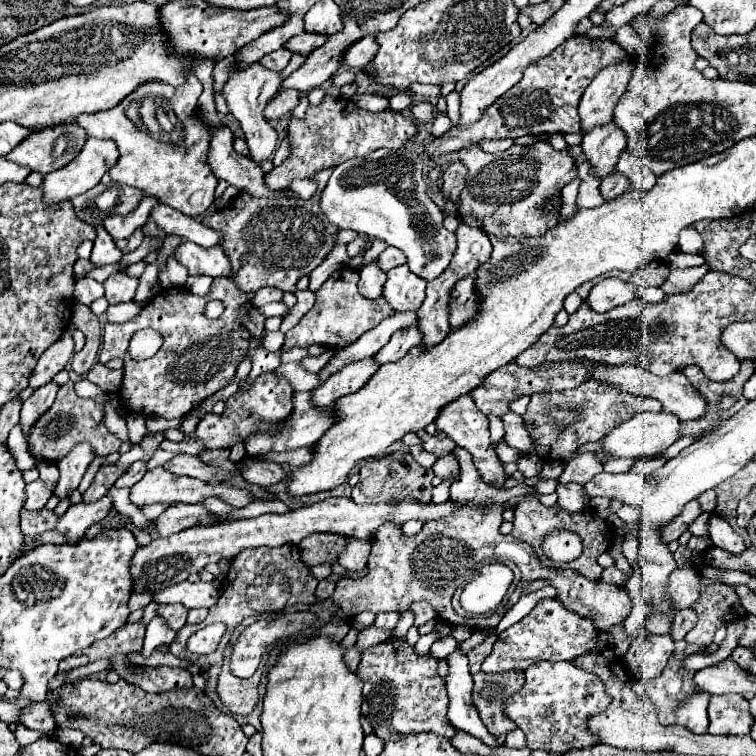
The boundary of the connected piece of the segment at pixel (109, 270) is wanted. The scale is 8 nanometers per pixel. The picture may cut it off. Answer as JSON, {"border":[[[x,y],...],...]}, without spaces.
{"border":[[[110,264],[102,267],[97,267],[91,270],[86,276],[97,280],[100,283],[103,283],[108,276],[116,272],[124,271],[126,268],[122,268],[120,265]]]}

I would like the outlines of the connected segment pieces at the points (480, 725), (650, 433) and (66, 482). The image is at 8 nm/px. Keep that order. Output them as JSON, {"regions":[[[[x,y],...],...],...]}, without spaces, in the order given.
{"regions":[[[[456,648],[452,654],[446,656],[448,662],[448,674],[446,674],[446,688],[450,696],[448,706],[448,718],[456,730],[462,730],[478,740],[482,740],[486,746],[496,748],[500,742],[488,732],[484,722],[478,716],[476,706],[472,704],[472,676],[468,670],[468,658],[466,654]]],[[[640,412],[634,414],[630,420],[616,426],[606,438],[602,440],[602,446],[608,450],[612,458],[642,458],[642,456],[654,456],[664,452],[668,446],[672,446],[680,438],[680,418],[666,412]]],[[[76,444],[56,464],[60,470],[60,480],[58,480],[58,490],[56,490],[56,496],[60,496],[60,502],[54,509],[57,515],[63,515],[70,508],[70,502],[66,496],[68,496],[68,492],[78,488],[78,484],[92,460],[94,460],[94,448],[90,444]]]]}

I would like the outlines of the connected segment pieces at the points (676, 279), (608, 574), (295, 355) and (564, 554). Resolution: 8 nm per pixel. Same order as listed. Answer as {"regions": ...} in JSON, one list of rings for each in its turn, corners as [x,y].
{"regions":[[[[702,264],[698,268],[686,268],[686,270],[672,270],[668,280],[662,284],[662,290],[666,294],[684,294],[692,290],[692,286],[702,278],[702,274],[708,274],[710,266]]],[[[606,568],[606,570],[602,572],[602,580],[604,580],[604,582],[610,582],[610,584],[618,584],[618,586],[622,586],[624,580],[626,580],[626,576],[620,574],[618,568]]],[[[291,348],[291,349],[281,349],[280,350],[280,360],[282,363],[288,363],[292,361],[301,361],[302,359],[308,357],[308,352],[304,348]]],[[[552,530],[546,534],[542,550],[550,560],[568,564],[582,554],[582,538],[570,530]]]]}

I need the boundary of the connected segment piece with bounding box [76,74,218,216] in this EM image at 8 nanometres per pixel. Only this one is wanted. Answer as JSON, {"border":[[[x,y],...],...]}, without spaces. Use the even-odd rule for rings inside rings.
{"border":[[[194,74],[188,76],[186,84],[174,86],[174,88],[166,86],[162,82],[150,82],[142,88],[138,88],[134,94],[130,94],[130,98],[120,102],[114,110],[82,114],[82,116],[78,116],[76,122],[86,130],[88,136],[110,138],[122,150],[122,158],[108,172],[114,182],[138,188],[144,196],[152,196],[160,204],[168,204],[186,216],[200,216],[214,202],[214,190],[218,186],[218,178],[214,176],[214,172],[210,170],[210,164],[208,164],[208,148],[210,148],[212,134],[206,128],[206,124],[198,118],[198,114],[194,112],[200,94],[202,94],[202,84],[198,82],[198,78]],[[148,96],[166,98],[168,102],[174,104],[174,114],[182,124],[184,136],[170,138],[170,134],[168,134],[168,138],[166,136],[154,138],[148,130],[138,128],[126,116],[126,108],[132,102],[144,100]]]}

